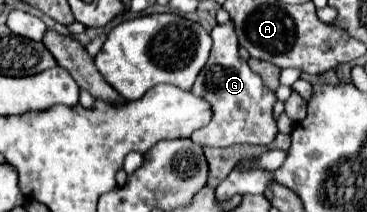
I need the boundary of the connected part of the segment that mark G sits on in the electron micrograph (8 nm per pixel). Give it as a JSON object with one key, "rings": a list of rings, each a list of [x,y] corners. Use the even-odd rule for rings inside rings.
{"rings":[[[232,21],[216,25],[212,31],[212,51],[210,59],[200,71],[192,93],[206,99],[212,105],[214,117],[212,121],[198,129],[190,139],[198,145],[208,147],[230,147],[238,143],[246,145],[270,145],[278,135],[278,127],[274,121],[274,103],[276,93],[268,89],[258,73],[250,69],[250,65],[238,55],[238,37],[232,27]]]}

